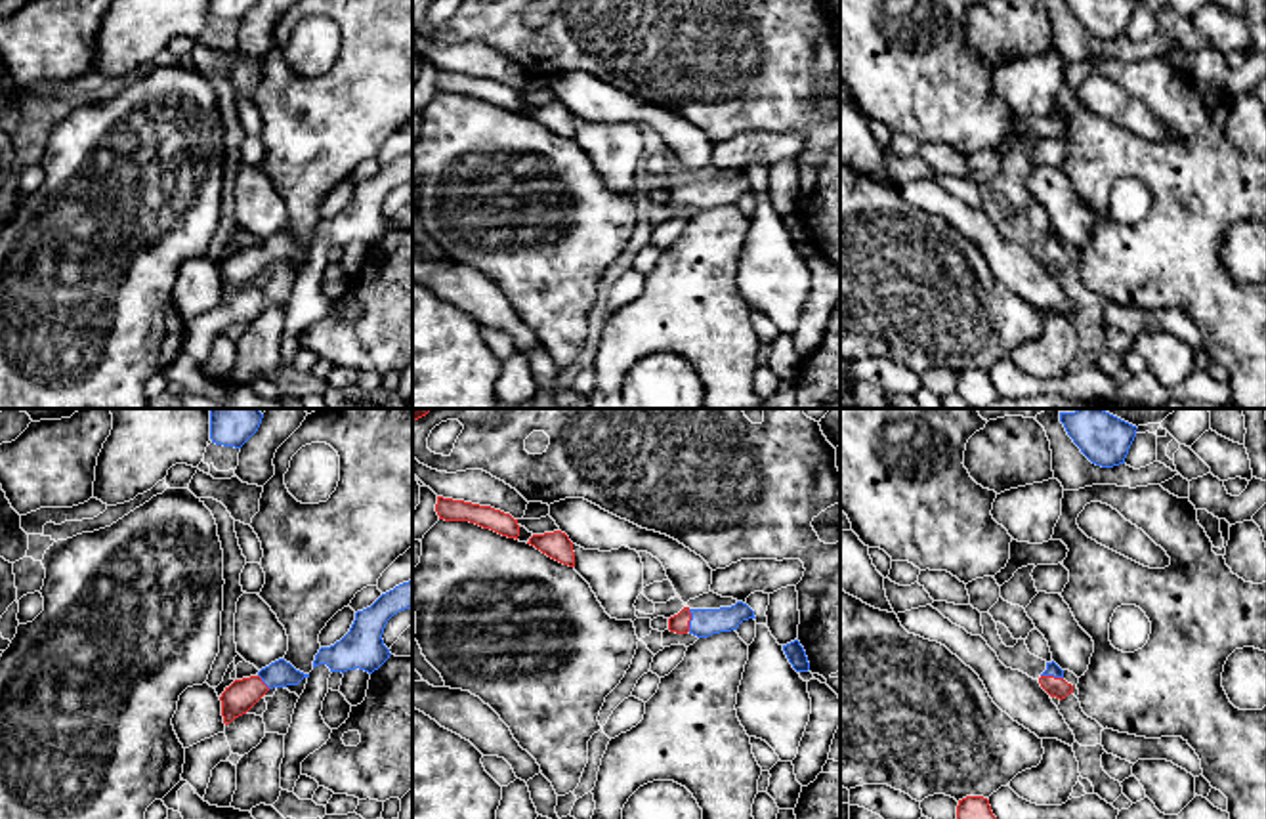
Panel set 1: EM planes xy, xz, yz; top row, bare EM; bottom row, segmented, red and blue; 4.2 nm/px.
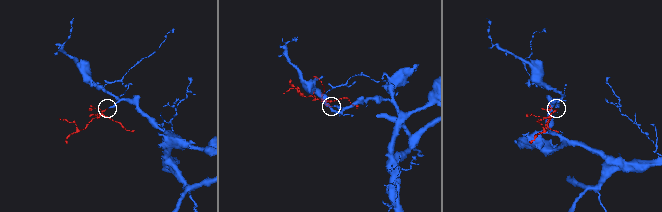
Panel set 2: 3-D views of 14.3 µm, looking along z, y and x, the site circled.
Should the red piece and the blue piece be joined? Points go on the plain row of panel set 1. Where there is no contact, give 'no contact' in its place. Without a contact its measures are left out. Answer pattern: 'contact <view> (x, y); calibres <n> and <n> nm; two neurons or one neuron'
contact xz (690, 191); calibres 80 and 120 nm; one neuron

